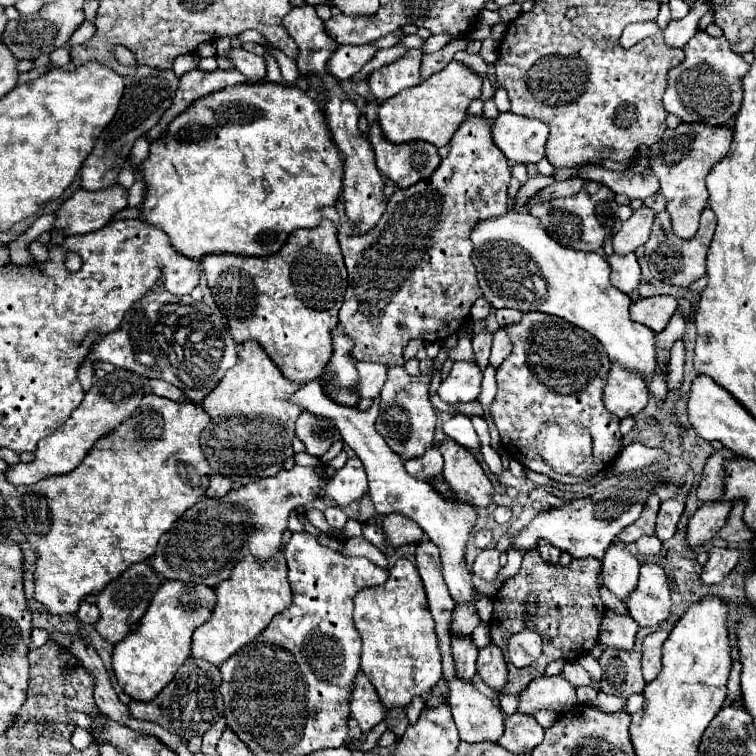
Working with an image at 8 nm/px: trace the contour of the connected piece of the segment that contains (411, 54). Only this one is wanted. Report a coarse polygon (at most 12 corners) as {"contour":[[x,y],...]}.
{"contour":[[421,50],[369,74],[377,102],[421,84]]}

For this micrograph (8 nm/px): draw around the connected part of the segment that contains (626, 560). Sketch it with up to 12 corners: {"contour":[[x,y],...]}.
{"contour":[[625,546],[605,552],[603,584],[621,602],[635,592],[639,562]]}

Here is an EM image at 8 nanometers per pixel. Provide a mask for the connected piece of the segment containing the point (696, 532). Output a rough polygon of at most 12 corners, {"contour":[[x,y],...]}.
{"contour":[[733,500],[703,504],[687,524],[689,548],[711,540]]}

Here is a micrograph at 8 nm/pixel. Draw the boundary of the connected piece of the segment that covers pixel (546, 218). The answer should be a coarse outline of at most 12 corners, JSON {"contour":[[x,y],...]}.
{"contour":[[587,182],[527,210],[561,246],[599,252],[617,222],[615,192]]}

